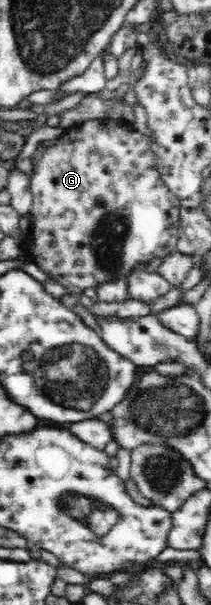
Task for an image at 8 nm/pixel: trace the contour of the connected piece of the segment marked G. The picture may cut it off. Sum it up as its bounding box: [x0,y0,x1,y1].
[28,117,180,293]

